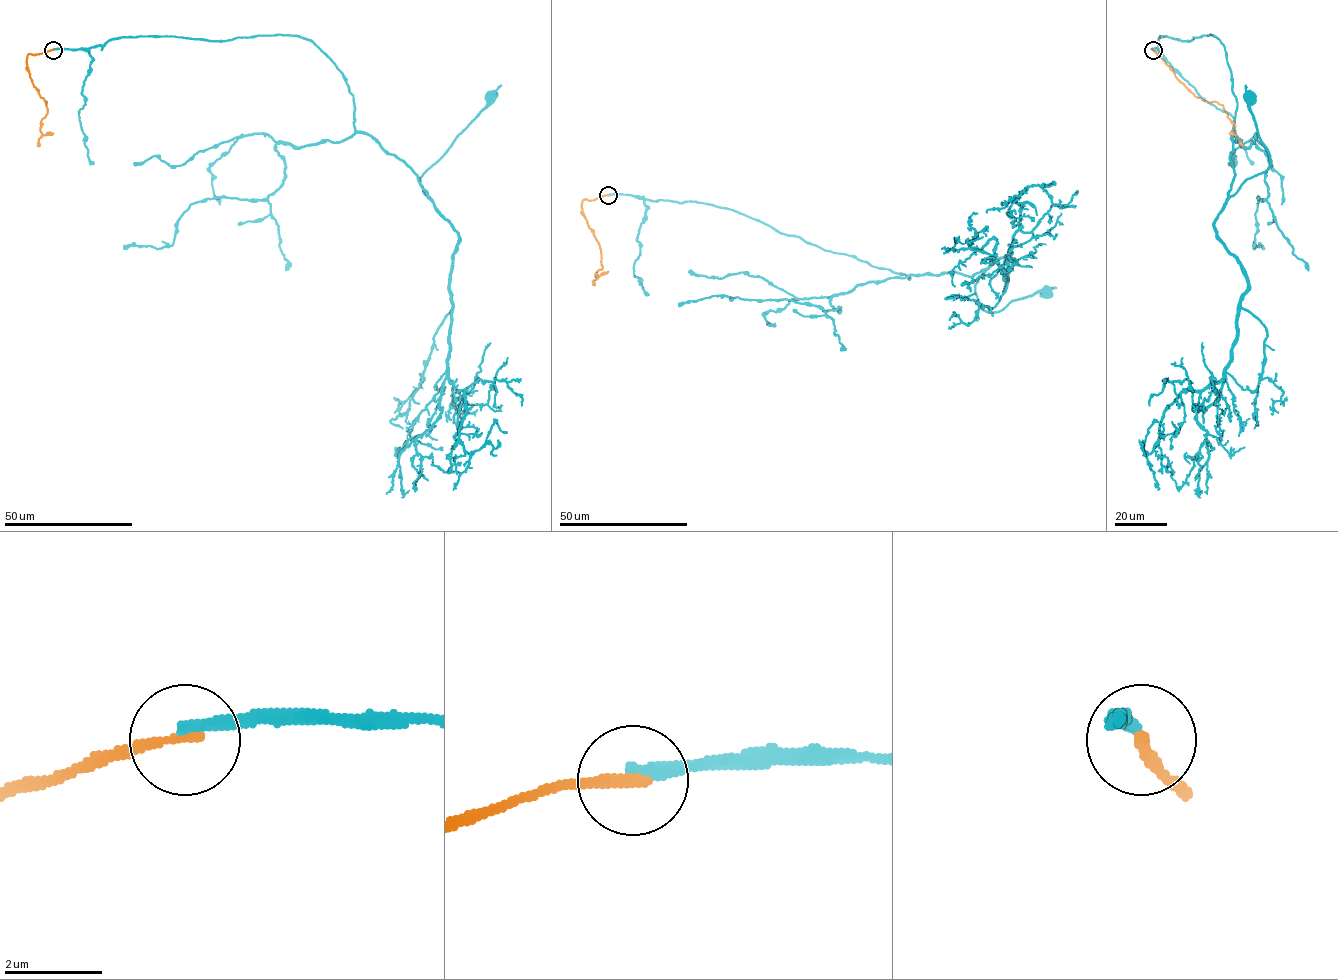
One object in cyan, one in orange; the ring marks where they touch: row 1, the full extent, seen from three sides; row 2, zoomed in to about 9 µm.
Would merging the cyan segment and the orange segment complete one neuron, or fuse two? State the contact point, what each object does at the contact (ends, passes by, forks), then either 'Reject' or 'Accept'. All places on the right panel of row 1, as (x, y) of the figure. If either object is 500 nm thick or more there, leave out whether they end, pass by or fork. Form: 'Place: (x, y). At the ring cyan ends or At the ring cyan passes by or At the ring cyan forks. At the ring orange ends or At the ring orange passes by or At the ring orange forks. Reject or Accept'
Place: (1153, 50). At the ring cyan ends. At the ring orange ends. Reject

